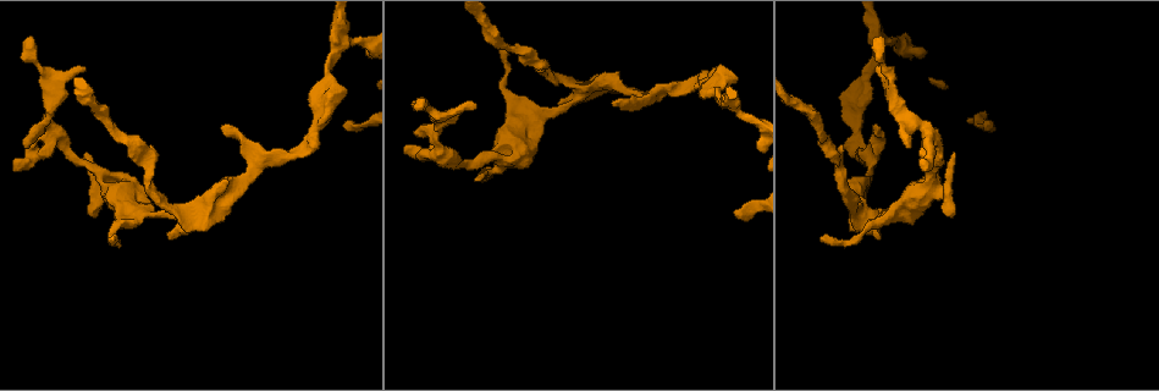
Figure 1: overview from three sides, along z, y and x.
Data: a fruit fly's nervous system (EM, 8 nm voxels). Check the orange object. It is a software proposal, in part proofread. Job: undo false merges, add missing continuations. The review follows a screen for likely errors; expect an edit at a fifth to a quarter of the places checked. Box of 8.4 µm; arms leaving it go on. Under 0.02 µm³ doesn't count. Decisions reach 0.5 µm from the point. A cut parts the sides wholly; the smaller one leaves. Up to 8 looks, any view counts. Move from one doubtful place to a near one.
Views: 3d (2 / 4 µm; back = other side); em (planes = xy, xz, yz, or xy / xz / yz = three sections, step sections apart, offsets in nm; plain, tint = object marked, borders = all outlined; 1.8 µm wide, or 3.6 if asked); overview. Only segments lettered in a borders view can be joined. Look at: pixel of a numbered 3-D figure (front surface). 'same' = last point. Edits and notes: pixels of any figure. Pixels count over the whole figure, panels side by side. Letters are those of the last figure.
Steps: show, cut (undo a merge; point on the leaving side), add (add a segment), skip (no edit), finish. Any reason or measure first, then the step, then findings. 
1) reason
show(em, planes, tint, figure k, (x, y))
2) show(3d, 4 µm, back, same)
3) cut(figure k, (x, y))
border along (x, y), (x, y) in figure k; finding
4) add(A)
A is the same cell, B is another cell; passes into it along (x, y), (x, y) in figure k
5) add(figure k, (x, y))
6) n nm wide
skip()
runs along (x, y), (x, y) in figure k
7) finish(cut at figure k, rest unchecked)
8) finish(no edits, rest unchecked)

branch stops here
show(em, xy, step 16, tint, figure 1, (882, 38))

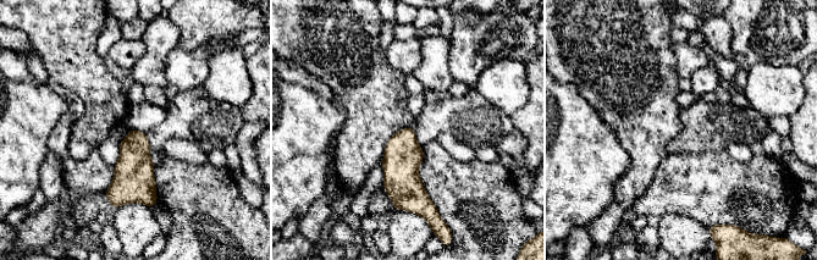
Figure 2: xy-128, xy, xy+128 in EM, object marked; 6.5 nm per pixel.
show(em, xz, step 4, borders, same)

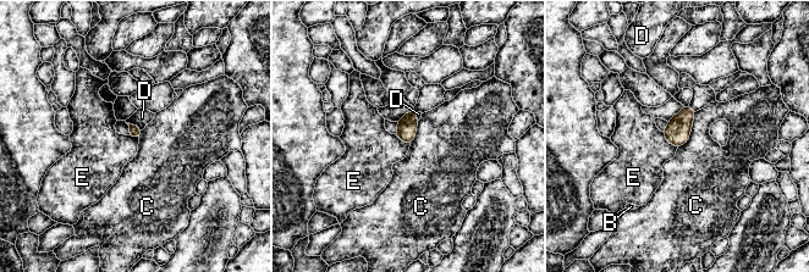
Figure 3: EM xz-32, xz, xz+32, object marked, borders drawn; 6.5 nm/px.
skip()
B, C, D and E are other cells; border along (661, 132), (677, 148) in figure 3; none of them fits

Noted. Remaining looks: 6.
an open end
show(em, planes, borders, figure 1, (878, 126))

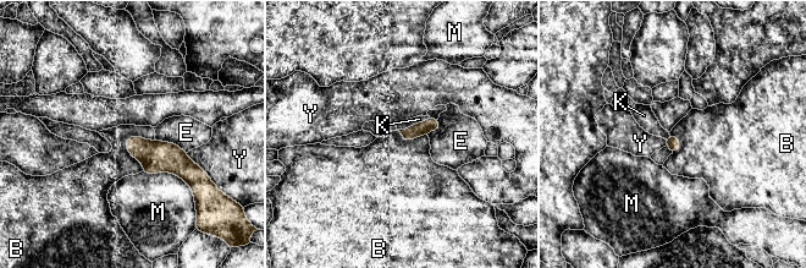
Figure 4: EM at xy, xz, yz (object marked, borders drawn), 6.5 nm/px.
add(K)
K is the same cell, B, E, M and Y are other cells; passes into it along (415, 130), (413, 125), (419, 119) in figure 4; it goes on there

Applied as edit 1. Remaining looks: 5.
show(overview)

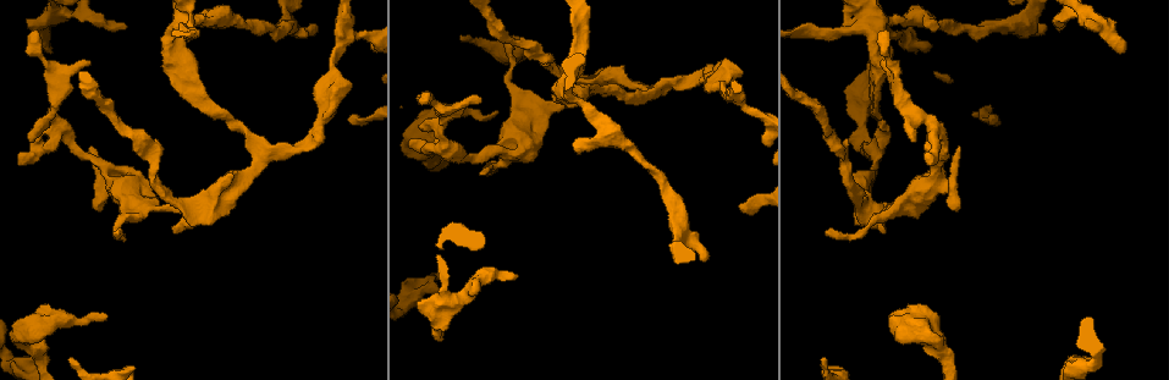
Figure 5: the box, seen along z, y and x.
branch stops here
show(3d, 4 µm, figure 5, (106, 318))

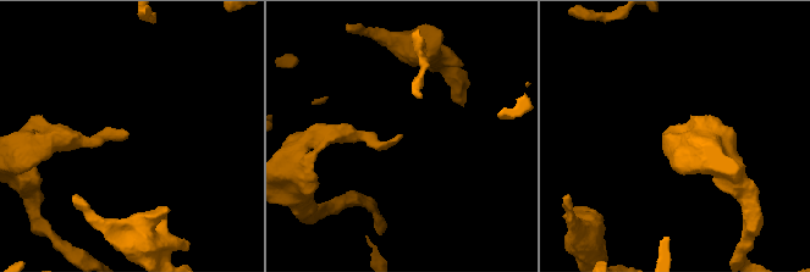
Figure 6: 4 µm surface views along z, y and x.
show(em, xy, step 8, tint, figure 6, (125, 137))

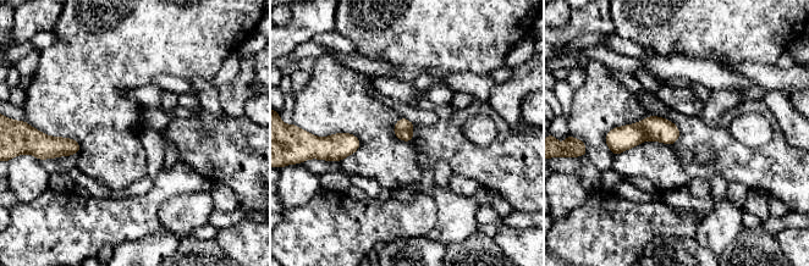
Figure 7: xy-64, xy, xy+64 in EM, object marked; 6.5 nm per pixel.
see the neighbours
show(em, xy, step 8, borders, same)

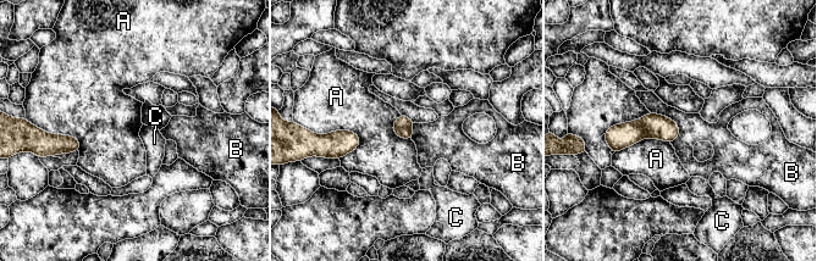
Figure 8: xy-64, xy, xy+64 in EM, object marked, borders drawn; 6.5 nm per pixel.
skip()
A, B and C are other cells; border along (323, 134), (352, 131), (360, 143) in figure 8; none of them fits

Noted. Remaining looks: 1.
finish(add at figure 4, rest unchecked)

